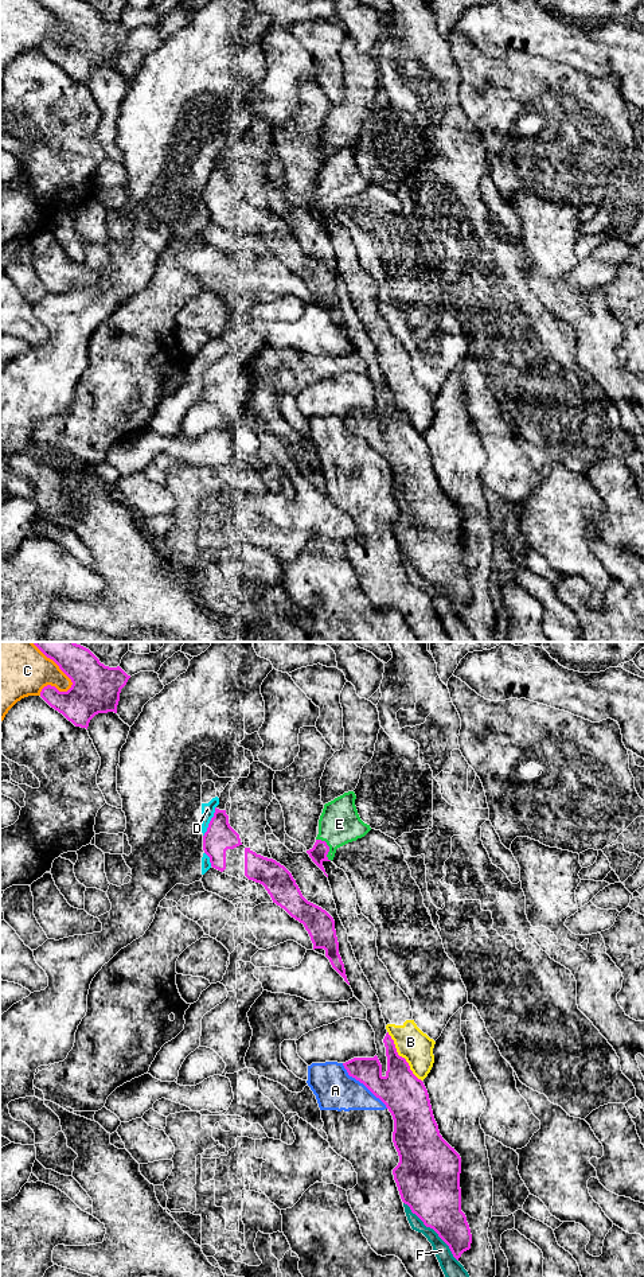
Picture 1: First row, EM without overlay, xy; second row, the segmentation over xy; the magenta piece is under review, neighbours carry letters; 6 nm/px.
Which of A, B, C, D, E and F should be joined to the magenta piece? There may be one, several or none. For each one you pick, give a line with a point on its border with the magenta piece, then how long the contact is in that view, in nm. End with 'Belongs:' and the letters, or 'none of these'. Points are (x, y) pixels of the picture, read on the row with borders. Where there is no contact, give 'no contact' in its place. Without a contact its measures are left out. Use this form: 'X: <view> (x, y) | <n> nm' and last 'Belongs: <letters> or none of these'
E: xy (328, 847) | 160 nm
Belongs: E

